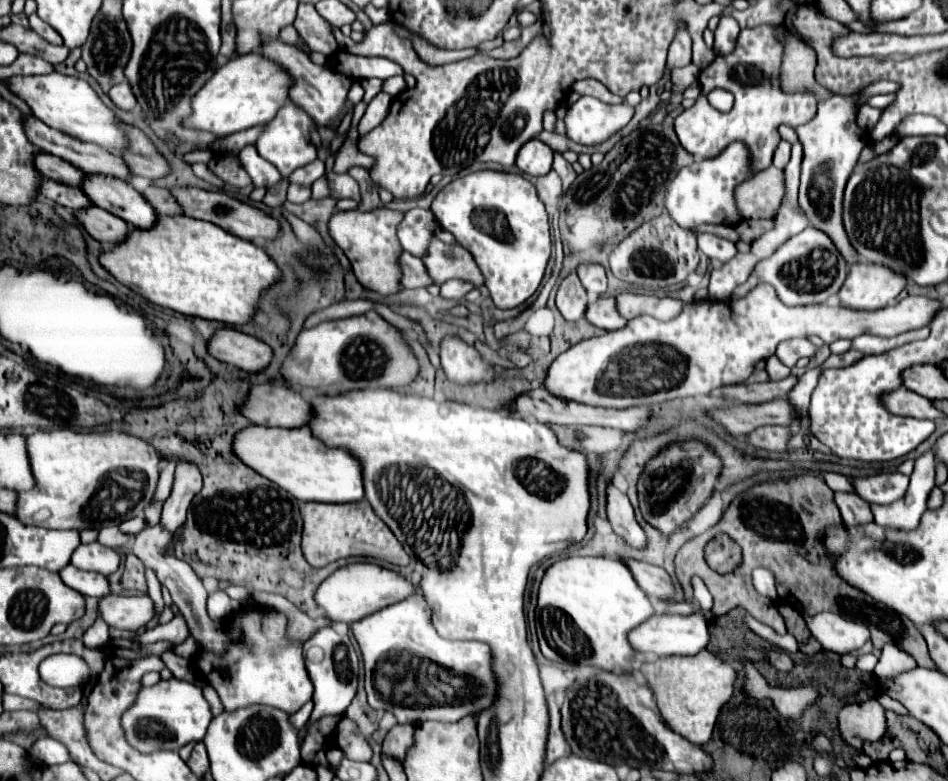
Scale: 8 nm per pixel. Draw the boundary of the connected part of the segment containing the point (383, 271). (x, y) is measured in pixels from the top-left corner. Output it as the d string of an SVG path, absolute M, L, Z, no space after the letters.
M374 209L374 211L340 211L330 219L330 235L344 251L344 255L352 263L352 271L362 287L376 291L384 297L400 293L404 287L400 285L400 255L402 247L396 237L396 229L402 223L404 213L392 209Z

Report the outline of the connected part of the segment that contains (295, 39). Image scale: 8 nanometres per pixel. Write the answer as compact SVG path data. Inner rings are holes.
M292 25L284 27L284 31L280 33L280 39L282 39L286 45L292 45L292 47L296 47L296 49L300 49L300 51L302 51L302 47L304 47L304 45L300 45L300 37L298 37L298 33L296 33L296 29L294 29Z

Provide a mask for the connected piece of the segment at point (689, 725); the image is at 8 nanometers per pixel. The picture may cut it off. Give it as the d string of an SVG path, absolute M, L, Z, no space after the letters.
M700 651L692 657L662 657L652 663L642 663L642 673L672 731L694 745L704 745L712 737L712 727L718 719L720 707L732 697L736 671L714 653Z

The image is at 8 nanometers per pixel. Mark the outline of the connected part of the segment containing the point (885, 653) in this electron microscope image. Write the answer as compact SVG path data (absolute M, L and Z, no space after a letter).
M886 643L882 649L882 657L874 669L874 673L878 677L894 677L898 673L904 673L908 669L914 669L916 661L912 659L912 655L908 655L906 651L902 651L898 645Z

